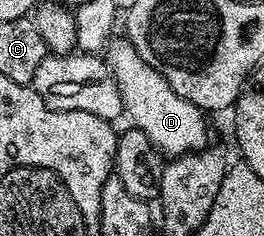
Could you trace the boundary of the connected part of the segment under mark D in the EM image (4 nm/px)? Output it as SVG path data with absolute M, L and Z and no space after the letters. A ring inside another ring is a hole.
M115 40L108 43L109 51L103 54L105 63L113 74L115 84L121 93L121 105L124 113L136 129L142 130L151 140L156 150L162 155L176 156L188 154L191 150L204 150L209 138L209 130L205 127L206 115L195 104L183 100L167 84L167 80L155 68L151 68L135 52L135 48L127 40Z

